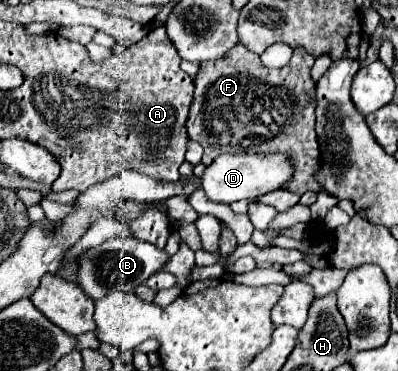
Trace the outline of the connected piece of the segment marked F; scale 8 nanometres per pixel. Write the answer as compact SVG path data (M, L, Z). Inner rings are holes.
M242 43L236 45L226 57L218 61L202 61L200 73L194 79L196 91L194 101L188 117L188 137L198 141L204 147L202 163L210 165L212 159L216 159L222 153L282 153L288 155L292 163L292 179L284 189L302 195L306 191L320 191L320 183L316 179L316 173L322 169L320 159L320 145L314 131L316 125L316 83L310 75L310 69L314 65L314 57L310 53L304 53L304 49L294 49L294 55L290 59L290 65L282 69L268 69L262 65L260 57L256 53L250 53Z

